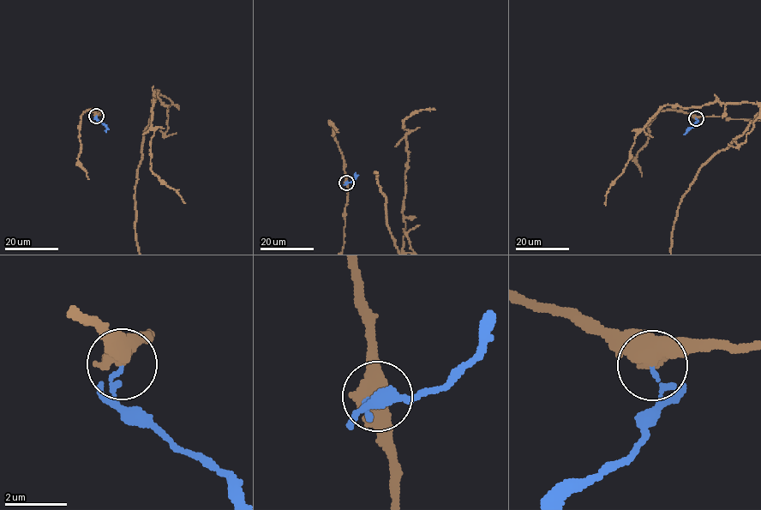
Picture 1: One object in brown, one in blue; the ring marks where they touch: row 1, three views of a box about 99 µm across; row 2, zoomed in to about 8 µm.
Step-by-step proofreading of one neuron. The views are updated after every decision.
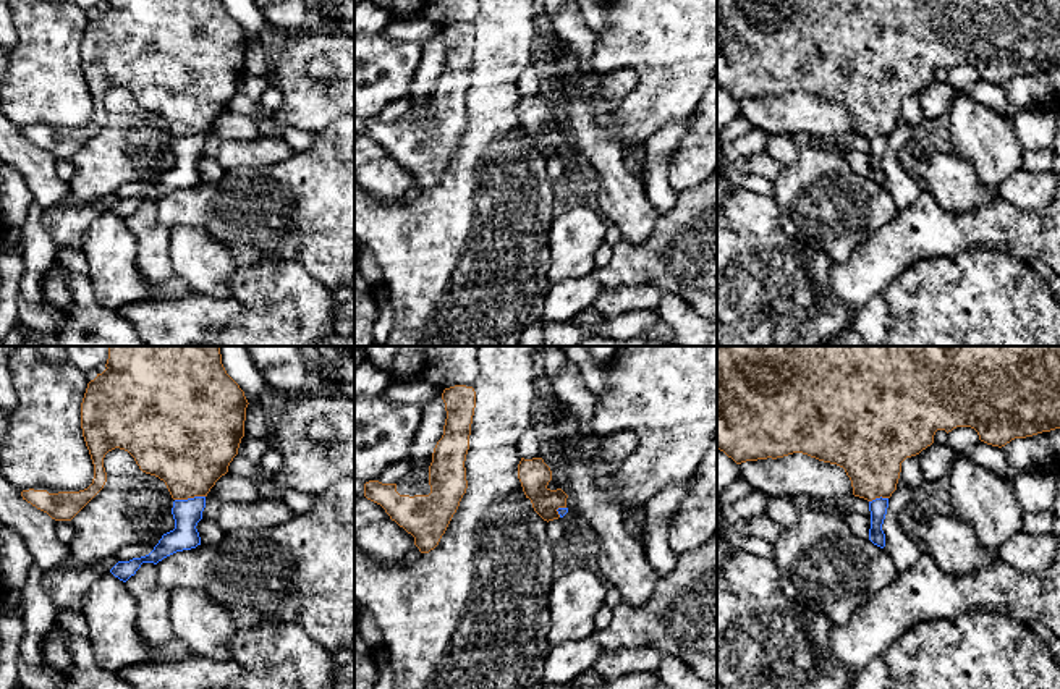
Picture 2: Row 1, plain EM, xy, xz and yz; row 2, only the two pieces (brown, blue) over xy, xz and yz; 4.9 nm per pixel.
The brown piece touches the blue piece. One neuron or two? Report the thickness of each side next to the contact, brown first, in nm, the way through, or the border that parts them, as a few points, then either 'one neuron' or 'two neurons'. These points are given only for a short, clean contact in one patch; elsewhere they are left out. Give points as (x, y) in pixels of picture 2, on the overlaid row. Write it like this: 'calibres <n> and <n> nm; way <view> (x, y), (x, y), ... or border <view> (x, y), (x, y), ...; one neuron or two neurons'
calibres 420 and 140 nm; border xy (204, 495), (175, 500); two neurons

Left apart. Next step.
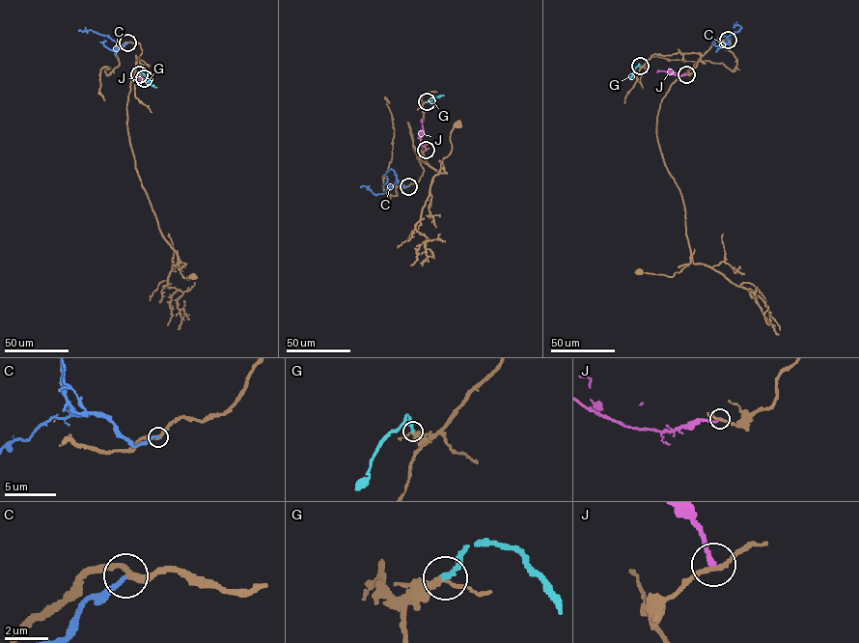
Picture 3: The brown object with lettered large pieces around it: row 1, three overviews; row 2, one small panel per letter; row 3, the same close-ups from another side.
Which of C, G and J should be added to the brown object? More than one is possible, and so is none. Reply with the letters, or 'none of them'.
G

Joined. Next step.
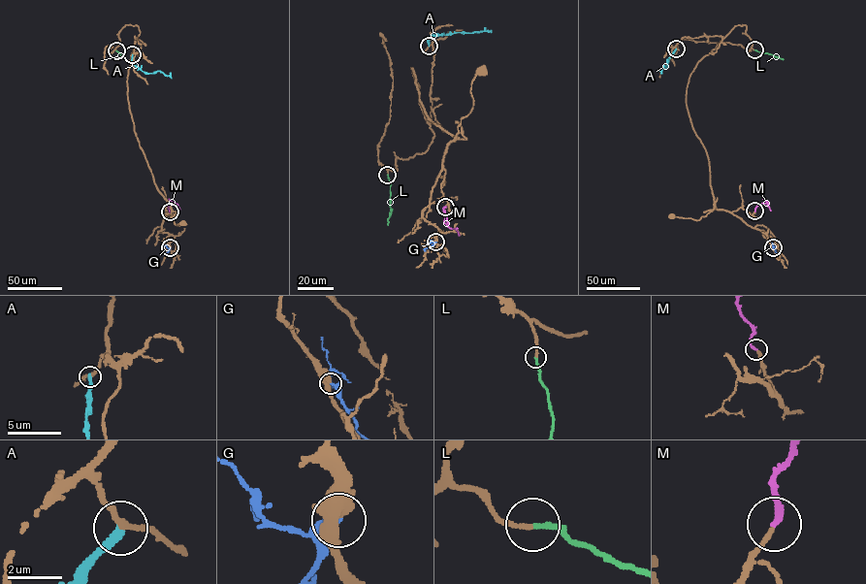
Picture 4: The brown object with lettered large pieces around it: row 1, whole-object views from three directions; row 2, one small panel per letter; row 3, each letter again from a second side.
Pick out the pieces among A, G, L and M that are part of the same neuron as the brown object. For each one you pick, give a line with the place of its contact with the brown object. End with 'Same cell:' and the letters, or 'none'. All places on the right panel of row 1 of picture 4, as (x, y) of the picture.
L: (754, 49)
M: (754, 210)
Same cell: L, M

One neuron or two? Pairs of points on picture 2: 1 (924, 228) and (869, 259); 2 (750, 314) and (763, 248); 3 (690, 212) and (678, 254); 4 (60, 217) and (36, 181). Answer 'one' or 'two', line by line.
1: one
2: one
3: one
4: two

